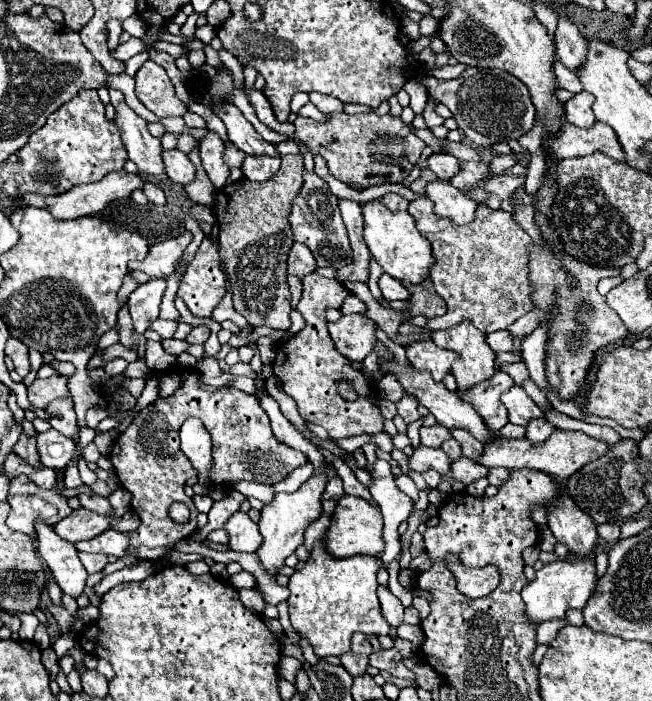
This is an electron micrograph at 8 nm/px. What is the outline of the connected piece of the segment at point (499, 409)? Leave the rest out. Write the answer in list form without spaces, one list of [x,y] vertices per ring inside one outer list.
[[[496,372],[492,380],[484,380],[484,384],[476,384],[472,392],[458,392],[458,396],[466,404],[472,404],[472,408],[480,414],[480,418],[484,420],[484,424],[488,424],[488,428],[498,432],[508,422],[508,412],[500,402],[500,396],[508,392],[512,386],[514,382],[506,372]]]

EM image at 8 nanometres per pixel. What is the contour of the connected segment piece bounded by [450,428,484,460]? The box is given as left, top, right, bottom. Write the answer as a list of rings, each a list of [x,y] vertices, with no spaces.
[[[458,428],[458,430],[450,430],[450,434],[452,434],[452,438],[456,438],[456,440],[460,442],[462,452],[464,452],[464,456],[466,456],[466,458],[476,460],[476,458],[484,452],[484,444],[482,444],[480,440],[476,440],[468,430]]]

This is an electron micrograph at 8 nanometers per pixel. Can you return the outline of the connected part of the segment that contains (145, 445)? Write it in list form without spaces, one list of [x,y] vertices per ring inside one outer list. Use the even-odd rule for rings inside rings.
[[[172,369],[160,374],[159,387],[163,376],[177,376],[180,388],[170,398],[158,398],[154,404],[140,410],[132,424],[120,434],[112,448],[112,466],[120,484],[132,494],[132,508],[140,518],[136,534],[128,534],[128,552],[126,556],[136,556],[138,560],[160,560],[164,558],[176,542],[188,538],[194,530],[180,530],[180,524],[174,524],[168,516],[172,502],[186,498],[184,484],[188,478],[196,476],[194,466],[186,460],[184,452],[168,454],[168,432],[178,432],[186,418],[200,418],[206,430],[212,436],[212,468],[210,482],[216,486],[232,484],[238,480],[252,480],[260,484],[276,484],[286,478],[294,468],[306,462],[306,456],[298,450],[288,448],[278,442],[272,434],[268,414],[260,408],[256,396],[244,394],[238,388],[214,388],[206,386],[200,380],[200,374],[194,370],[176,371]]]

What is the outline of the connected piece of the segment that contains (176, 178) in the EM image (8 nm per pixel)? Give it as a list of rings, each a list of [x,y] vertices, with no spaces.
[[[164,150],[162,152],[162,160],[164,160],[164,172],[168,174],[168,178],[176,184],[186,186],[188,182],[194,180],[194,166],[188,160],[188,156],[180,150]]]

